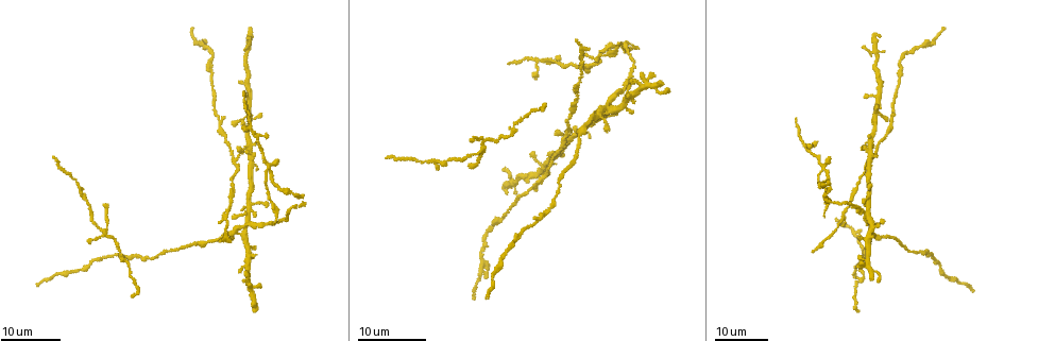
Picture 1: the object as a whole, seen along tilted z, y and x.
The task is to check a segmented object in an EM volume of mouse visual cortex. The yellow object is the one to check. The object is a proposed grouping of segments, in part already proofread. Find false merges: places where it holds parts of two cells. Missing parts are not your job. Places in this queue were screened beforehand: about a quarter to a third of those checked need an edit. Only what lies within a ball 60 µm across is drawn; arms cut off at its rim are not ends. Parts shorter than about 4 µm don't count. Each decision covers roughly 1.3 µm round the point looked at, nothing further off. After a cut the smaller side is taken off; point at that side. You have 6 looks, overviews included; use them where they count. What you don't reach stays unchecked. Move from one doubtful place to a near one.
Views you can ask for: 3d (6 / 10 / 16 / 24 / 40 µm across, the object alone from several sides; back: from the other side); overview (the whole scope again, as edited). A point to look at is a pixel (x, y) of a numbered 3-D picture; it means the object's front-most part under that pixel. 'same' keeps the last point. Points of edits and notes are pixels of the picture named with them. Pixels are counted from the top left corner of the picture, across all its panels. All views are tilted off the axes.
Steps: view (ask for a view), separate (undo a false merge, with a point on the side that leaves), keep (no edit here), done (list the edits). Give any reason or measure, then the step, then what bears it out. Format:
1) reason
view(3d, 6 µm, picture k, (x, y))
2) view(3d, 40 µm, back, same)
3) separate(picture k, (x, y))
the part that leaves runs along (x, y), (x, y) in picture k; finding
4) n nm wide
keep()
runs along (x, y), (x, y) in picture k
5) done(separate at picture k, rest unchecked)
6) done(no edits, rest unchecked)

calibre changes
view(3d, 16 µm, picture 1, (858, 280))

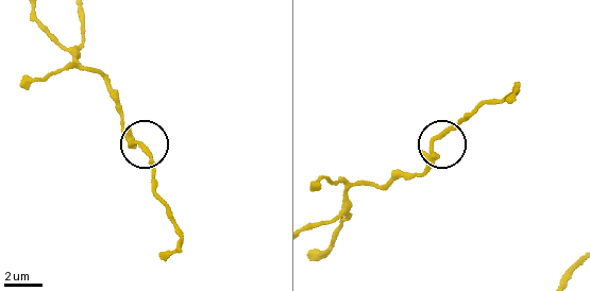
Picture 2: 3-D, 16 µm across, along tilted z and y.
zoom in
view(3d, 10 µm, picture 2, (139, 147))

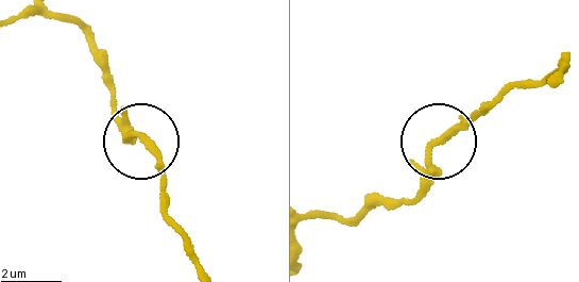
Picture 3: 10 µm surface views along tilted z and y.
keep()
continuous, no second cell

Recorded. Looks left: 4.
view(3d, 24 µm, picture 1, (102, 229))

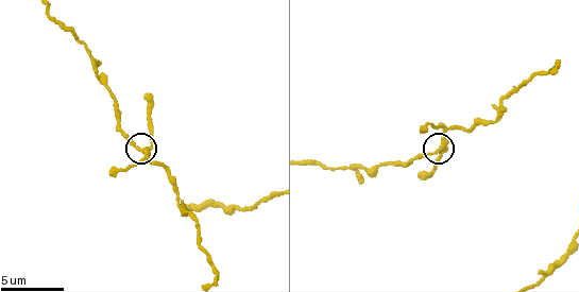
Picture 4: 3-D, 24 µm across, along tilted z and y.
view(3d, 6 µm, picture 4, (443, 146))

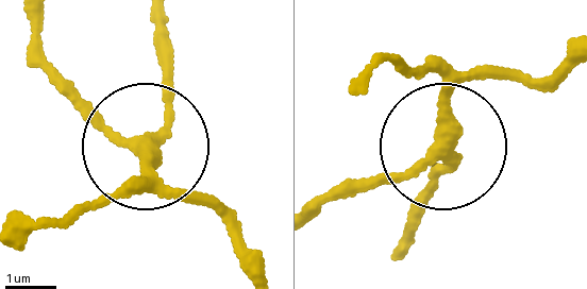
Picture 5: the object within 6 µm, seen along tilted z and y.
240 nm wide
keep()
one cell here

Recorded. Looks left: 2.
three arms meet
view(3d, 24 µm, picture 1, (892, 120))

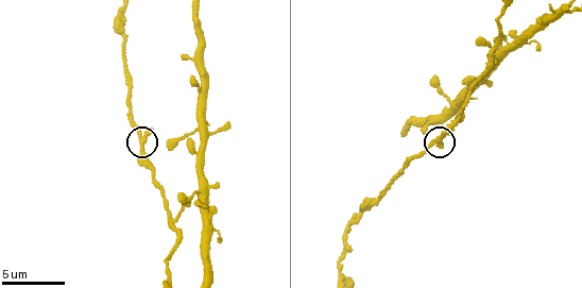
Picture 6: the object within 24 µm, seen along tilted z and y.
view(3d, 6 µm, picture 6, (141, 143))

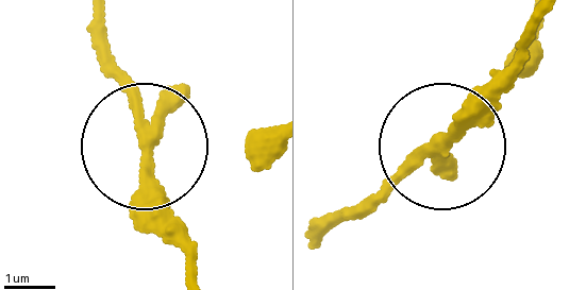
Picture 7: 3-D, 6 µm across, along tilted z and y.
keep()
runs along (532, 23), (450, 142), (336, 212) in picture 7; continuous, no second cell

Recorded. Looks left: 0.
done(no edits, rest unchecked)

